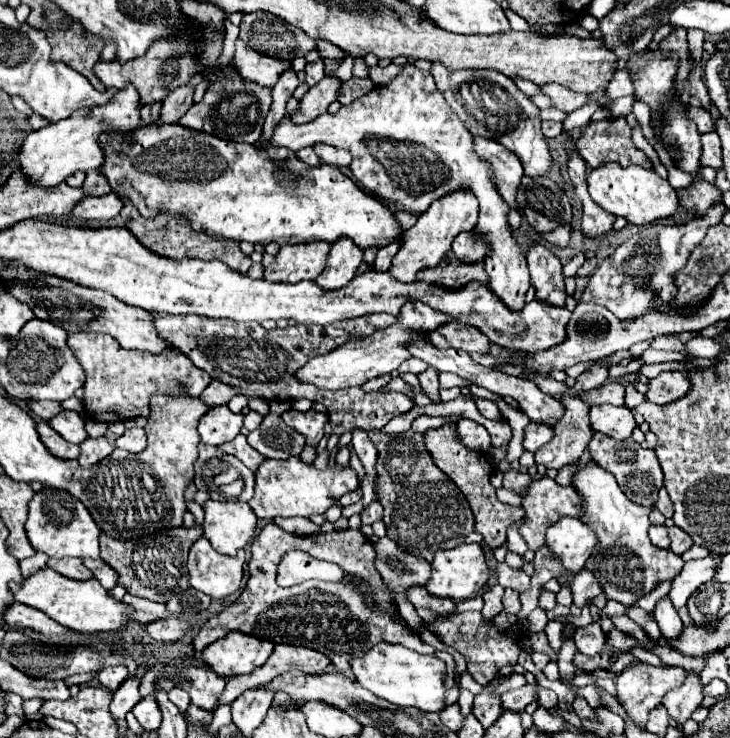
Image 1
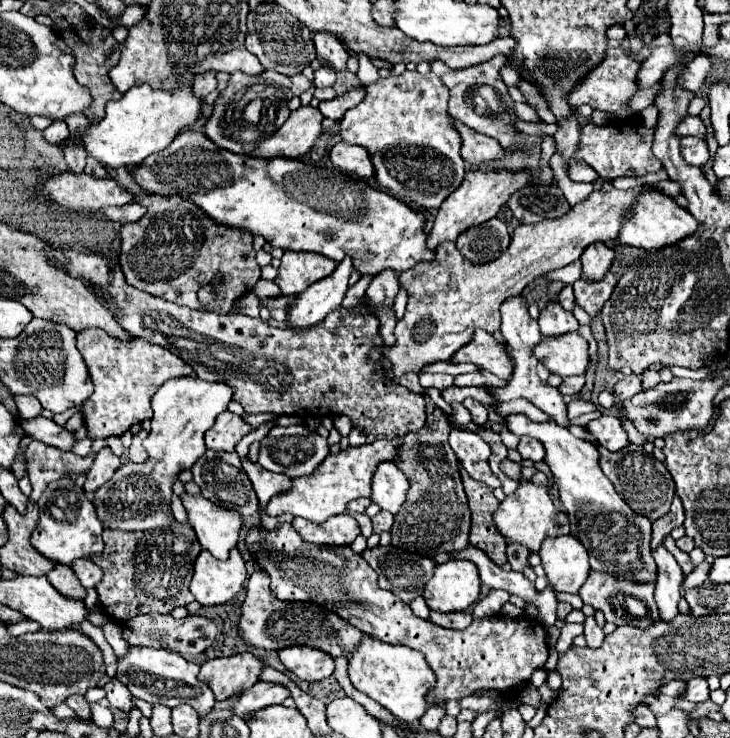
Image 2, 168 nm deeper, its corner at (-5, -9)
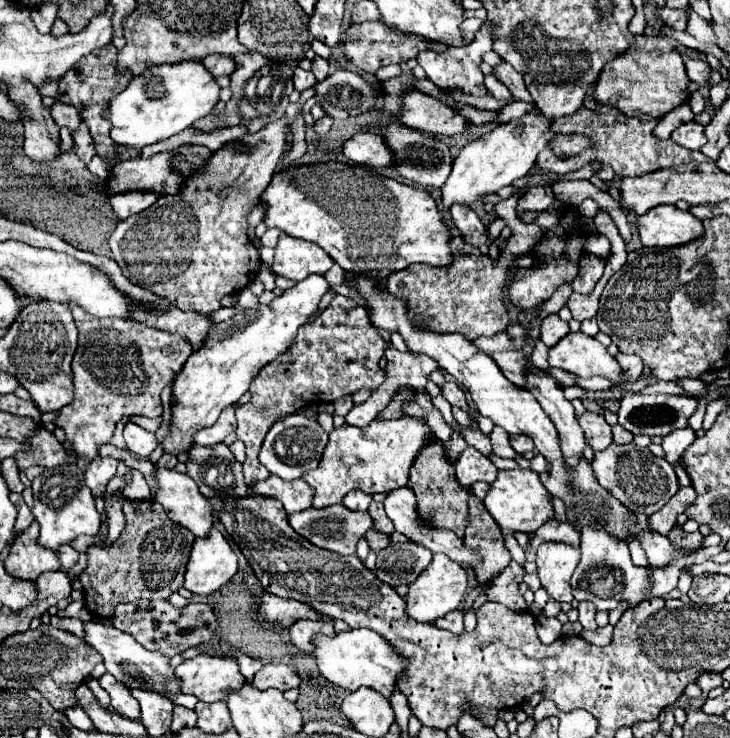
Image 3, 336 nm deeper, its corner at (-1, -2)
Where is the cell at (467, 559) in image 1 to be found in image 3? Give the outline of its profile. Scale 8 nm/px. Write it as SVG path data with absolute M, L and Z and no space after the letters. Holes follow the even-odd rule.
M435 555L429 567L409 585L409 591L405 595L405 613L415 621L435 623L439 617L461 607L465 589L467 589L467 573L445 555Z

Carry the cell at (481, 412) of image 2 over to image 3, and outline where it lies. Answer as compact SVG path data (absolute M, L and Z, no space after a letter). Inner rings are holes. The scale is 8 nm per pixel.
M449 379L449 381L445 381L441 387L441 395L453 405L453 407L459 407L459 409L463 409L463 411L467 411L467 407L469 407L469 403L467 403L467 397L465 397L465 393L463 393L463 389L453 381L453 379Z

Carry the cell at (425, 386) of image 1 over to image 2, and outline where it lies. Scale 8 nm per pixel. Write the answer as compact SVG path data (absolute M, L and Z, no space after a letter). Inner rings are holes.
M435 406L433 422L425 432L415 432L413 438L403 438L403 454L399 454L397 468L407 476L409 490L407 502L403 502L403 510L395 514L395 522L391 528L393 546L407 550L411 554L423 554L427 558L435 558L439 552L459 552L469 546L469 530L471 530L471 514L467 506L467 496L463 492L459 466L455 452L447 442L447 434L451 430L449 416Z

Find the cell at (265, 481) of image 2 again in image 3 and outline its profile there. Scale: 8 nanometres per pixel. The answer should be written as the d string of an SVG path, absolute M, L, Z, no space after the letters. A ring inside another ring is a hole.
M271 475L267 481L255 483L253 493L279 499L287 513L297 513L311 507L311 499L315 491L311 491L311 485L307 485L303 479L283 481L277 475Z

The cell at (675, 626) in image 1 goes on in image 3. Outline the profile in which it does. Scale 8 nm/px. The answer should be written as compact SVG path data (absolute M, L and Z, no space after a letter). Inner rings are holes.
M643 531L643 533L639 533L639 541L641 541L643 551L647 553L649 567L663 567L675 559L675 547L665 535L653 533L653 531Z

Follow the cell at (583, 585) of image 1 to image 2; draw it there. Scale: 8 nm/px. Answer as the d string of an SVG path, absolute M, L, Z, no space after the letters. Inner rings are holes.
M591 572L587 582L579 588L579 596L585 604L591 604L595 610L603 610L605 620L613 622L613 624L633 624L635 628L647 628L651 624L655 624L659 620L657 614L657 606L653 600L653 584L637 584L637 582L627 582L627 580L617 580L611 574L605 572ZM629 600L639 602L643 606L643 614L635 616L633 612L629 612Z

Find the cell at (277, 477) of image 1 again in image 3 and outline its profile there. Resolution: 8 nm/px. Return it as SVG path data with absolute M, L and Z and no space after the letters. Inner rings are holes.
M403 415L403 419L375 419L367 427L343 425L329 433L329 443L323 451L319 467L303 475L303 479L315 489L313 507L329 507L339 503L349 491L361 489L369 495L393 491L405 487L409 481L409 469L415 455L427 445L437 441L431 427L421 417Z

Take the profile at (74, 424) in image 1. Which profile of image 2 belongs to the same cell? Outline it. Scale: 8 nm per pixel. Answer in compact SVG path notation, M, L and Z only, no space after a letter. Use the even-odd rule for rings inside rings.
M37 416L31 420L19 420L19 424L23 426L25 434L29 434L49 446L55 446L59 450L71 450L77 442L75 432L65 430L65 426L59 426L53 420L43 418L43 416Z

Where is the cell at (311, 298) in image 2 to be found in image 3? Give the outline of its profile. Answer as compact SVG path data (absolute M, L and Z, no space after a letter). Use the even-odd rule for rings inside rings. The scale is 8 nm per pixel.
M311 275L287 289L281 297L275 297L269 305L259 303L257 307L211 327L201 349L191 353L181 373L173 379L173 399L177 403L171 405L173 421L171 433L163 441L165 453L179 455L181 451L187 451L193 445L193 435L201 427L213 425L225 407L235 405L241 395L247 393L249 383L259 369L287 351L297 335L297 329L307 323L327 289L329 283L323 275Z

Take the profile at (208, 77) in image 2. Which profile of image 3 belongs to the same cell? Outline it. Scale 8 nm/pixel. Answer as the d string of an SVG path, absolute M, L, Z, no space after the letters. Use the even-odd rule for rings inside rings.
M209 55L203 59L203 65L211 71L213 77L231 75L231 71L235 69L235 59L229 55Z

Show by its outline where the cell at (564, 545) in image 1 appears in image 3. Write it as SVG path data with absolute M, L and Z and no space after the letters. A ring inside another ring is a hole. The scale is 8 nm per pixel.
M543 543L537 549L537 575L551 599L571 603L571 575L579 563L579 549L565 543Z

